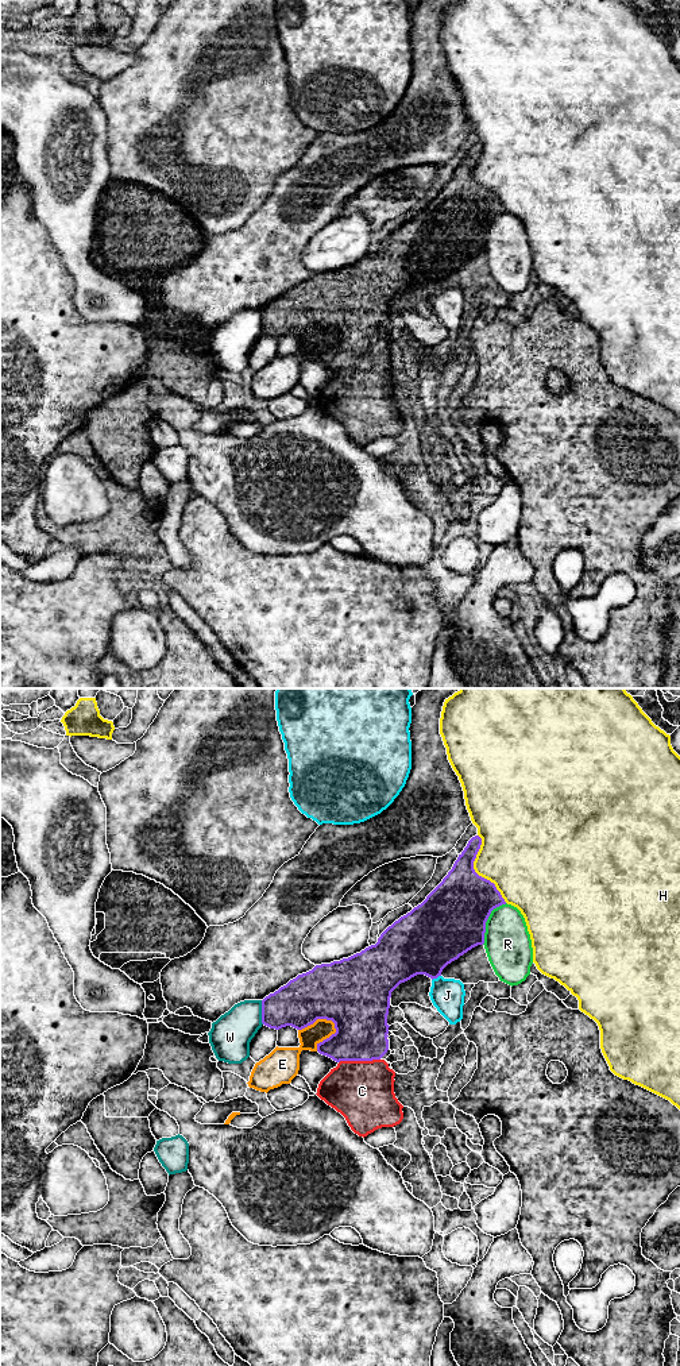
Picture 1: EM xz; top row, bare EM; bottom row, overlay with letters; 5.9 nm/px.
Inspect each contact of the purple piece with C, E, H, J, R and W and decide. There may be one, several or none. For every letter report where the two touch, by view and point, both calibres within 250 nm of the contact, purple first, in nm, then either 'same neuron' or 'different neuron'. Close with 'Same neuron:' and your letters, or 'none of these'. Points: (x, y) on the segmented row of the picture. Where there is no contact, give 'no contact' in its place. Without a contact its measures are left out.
C: xz (359, 1060) | 320/360 nm | same neuron
E: xz (320, 1018) | 420/120 nm | different neuron
H: xz (474, 871) | 380/400 nm | different neuron
J: xz (436, 977) | 400/200 nm | different neuron
R: xz (486, 921) | 400/280 nm | different neuron
W: xz (262, 1013) | 280/240 nm | different neuron
Same neuron: C

